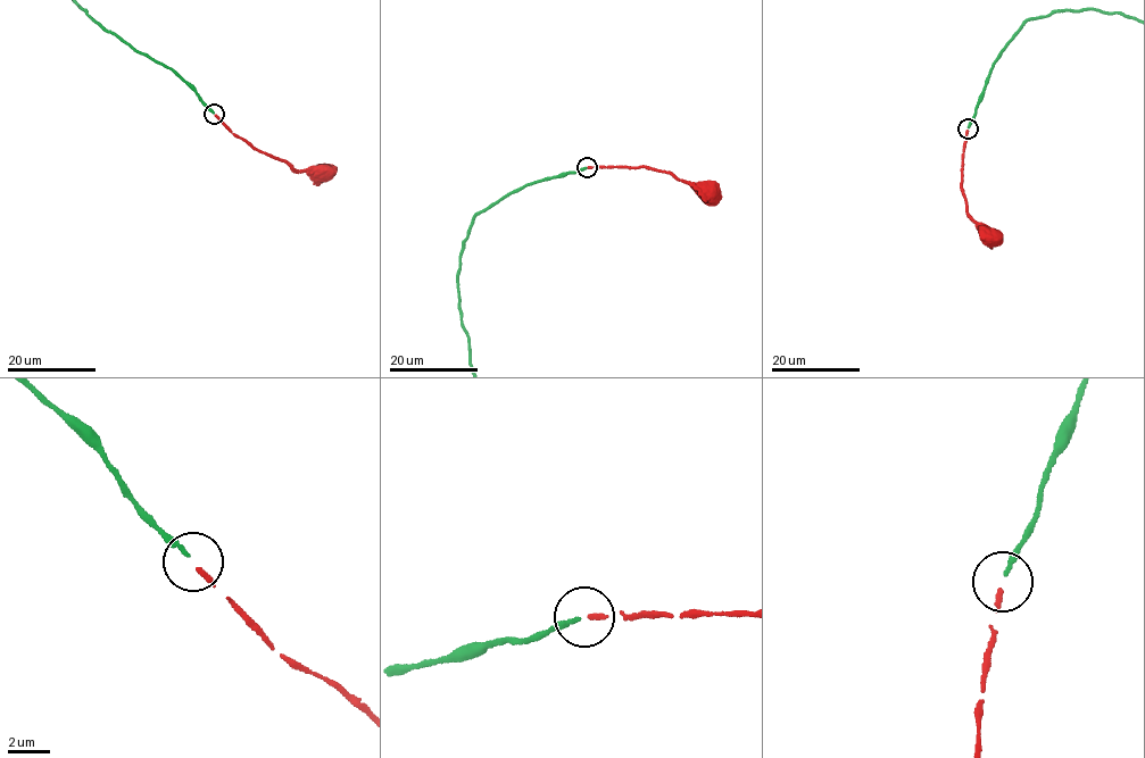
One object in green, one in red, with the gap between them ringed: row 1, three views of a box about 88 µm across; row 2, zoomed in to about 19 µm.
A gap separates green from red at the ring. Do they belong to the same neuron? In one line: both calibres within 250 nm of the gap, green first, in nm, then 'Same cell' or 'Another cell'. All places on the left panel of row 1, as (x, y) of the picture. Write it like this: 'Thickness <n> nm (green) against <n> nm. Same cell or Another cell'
Thickness 200 nm (green) against 280 nm. Same cell

